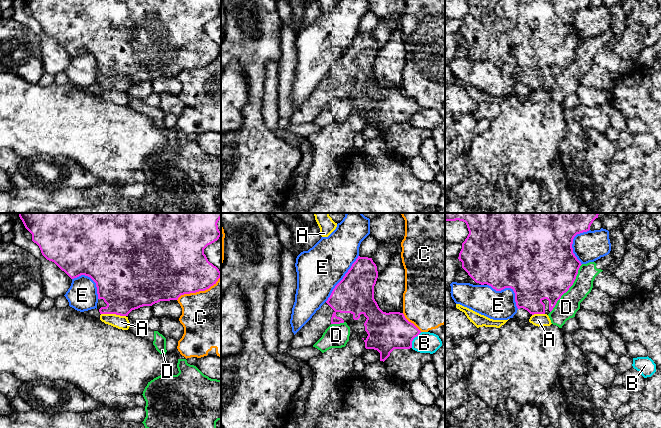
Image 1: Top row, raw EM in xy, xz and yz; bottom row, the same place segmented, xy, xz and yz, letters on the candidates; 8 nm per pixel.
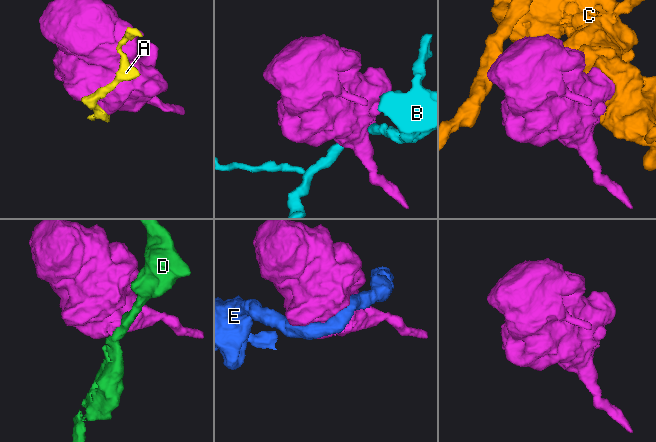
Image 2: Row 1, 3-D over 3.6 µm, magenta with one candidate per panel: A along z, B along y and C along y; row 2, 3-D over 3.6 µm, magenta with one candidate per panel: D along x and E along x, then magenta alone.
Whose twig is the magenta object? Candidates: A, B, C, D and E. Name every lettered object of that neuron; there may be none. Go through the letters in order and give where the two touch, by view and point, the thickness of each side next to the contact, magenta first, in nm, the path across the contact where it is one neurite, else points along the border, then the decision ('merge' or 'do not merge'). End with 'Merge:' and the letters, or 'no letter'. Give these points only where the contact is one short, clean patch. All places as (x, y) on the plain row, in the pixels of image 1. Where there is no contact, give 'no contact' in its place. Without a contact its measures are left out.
A: xy (113, 89) | 420/110 nm | do not merge
B: xz (413, 114) | 300/170 nm | along xz (421, 108), (413, 115), (411, 123) | do not merge
C: xy (199, 66) | 460/460 nm | do not merge
D: yz (569, 63) | 500/180 nm | do not merge
E: xz (343, 54) | 320/360 nm | do not merge
Merge: no letter

